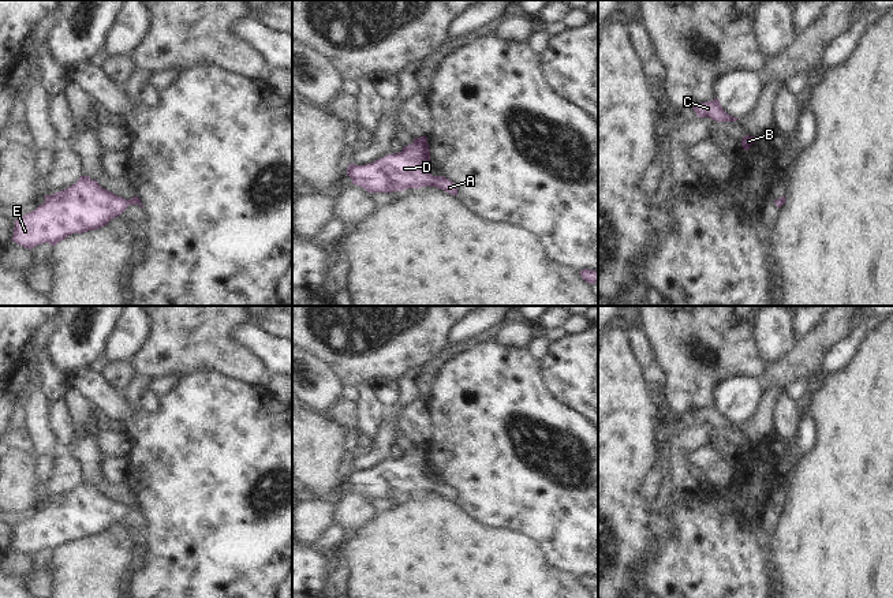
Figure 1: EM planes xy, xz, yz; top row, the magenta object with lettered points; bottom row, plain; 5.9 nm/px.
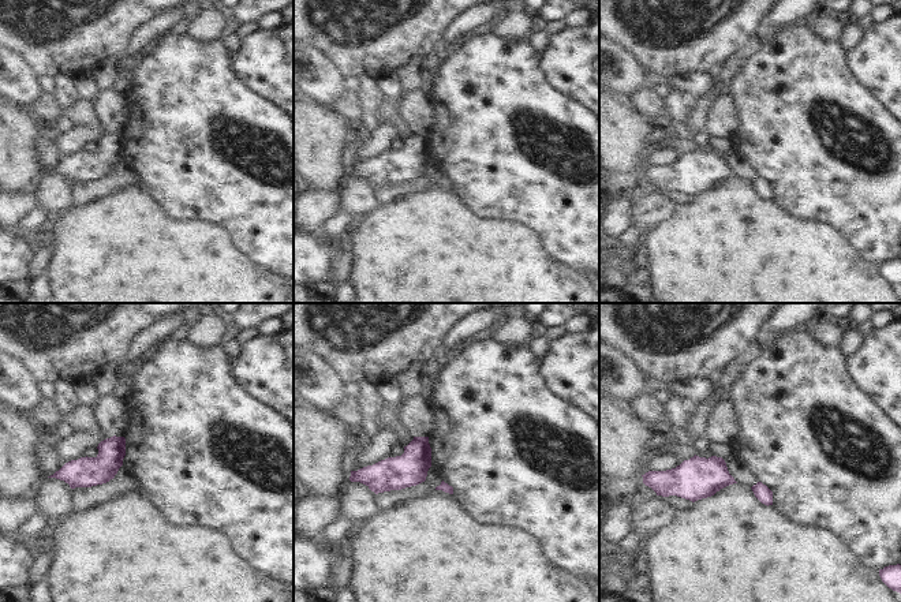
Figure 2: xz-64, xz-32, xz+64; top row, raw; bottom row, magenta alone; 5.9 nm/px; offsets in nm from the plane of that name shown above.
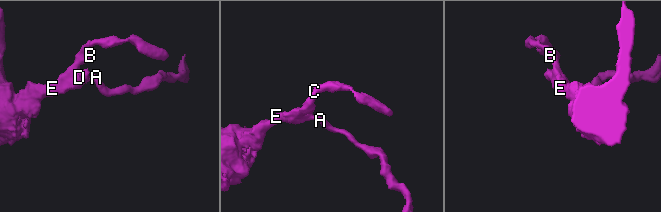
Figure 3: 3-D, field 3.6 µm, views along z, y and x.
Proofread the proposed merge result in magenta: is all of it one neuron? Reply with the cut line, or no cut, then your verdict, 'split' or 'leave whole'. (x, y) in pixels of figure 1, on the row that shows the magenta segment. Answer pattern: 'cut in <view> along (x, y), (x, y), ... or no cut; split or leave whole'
no cut; leave whole

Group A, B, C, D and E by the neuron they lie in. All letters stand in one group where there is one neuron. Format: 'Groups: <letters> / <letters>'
Groups: A B C D E

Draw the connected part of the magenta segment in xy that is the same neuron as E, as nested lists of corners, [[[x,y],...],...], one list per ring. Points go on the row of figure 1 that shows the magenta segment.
[[[81,176],[79,180],[68,188],[44,195],[45,202],[36,210],[26,213],[15,221],[12,242],[26,248],[34,248],[38,244],[49,243],[56,246],[72,233],[83,233],[107,225],[112,218],[119,217],[128,205],[139,205],[141,199],[135,195],[131,199],[124,199],[113,193],[102,188],[90,176]]]

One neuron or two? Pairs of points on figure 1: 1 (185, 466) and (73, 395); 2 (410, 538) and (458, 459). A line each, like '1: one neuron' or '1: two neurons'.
1: two neurons
2: two neurons

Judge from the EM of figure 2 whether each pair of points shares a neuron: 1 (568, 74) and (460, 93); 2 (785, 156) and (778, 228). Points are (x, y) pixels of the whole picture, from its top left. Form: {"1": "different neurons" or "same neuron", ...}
{"1": "different neurons", "2": "different neurons"}

